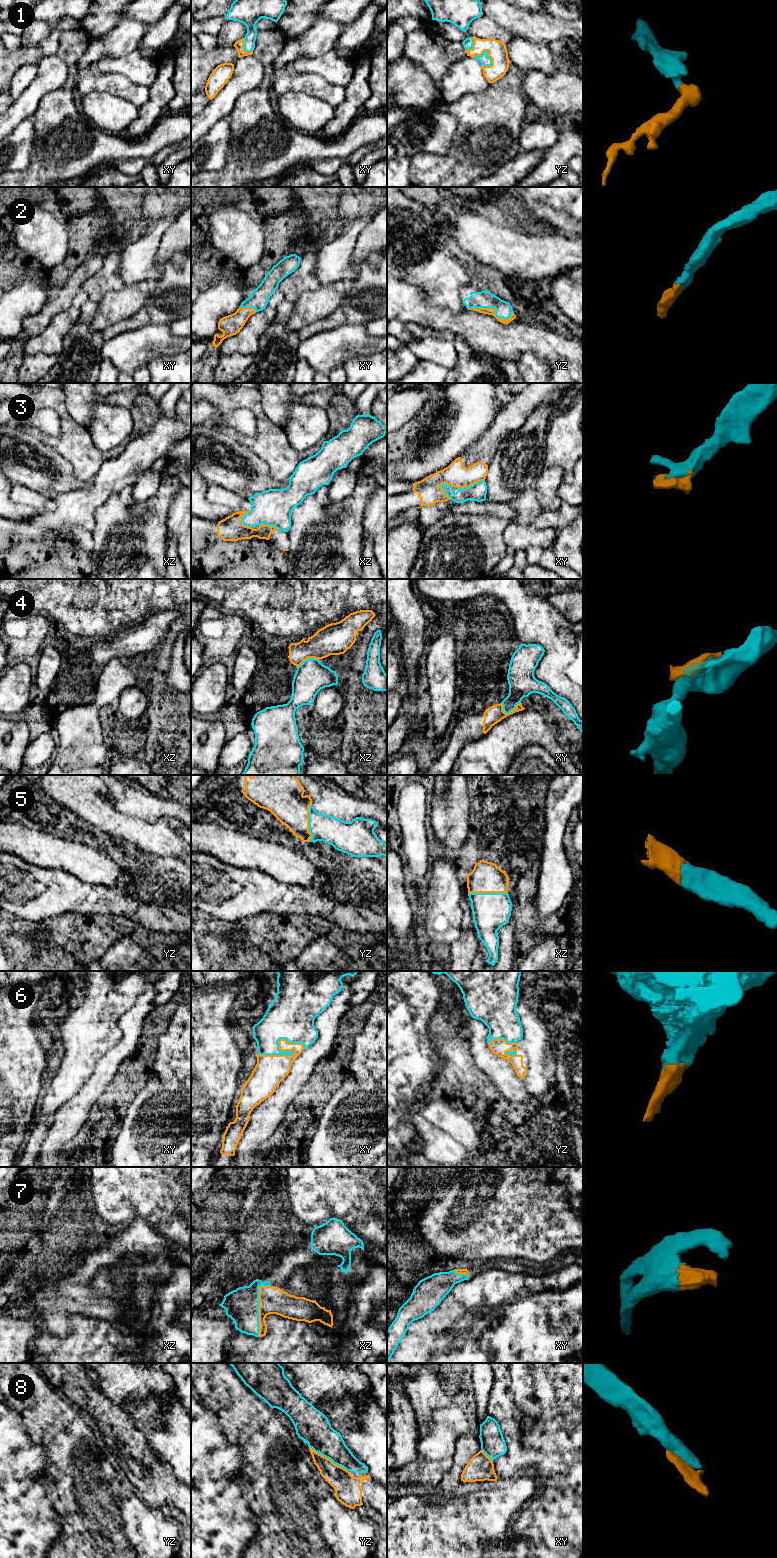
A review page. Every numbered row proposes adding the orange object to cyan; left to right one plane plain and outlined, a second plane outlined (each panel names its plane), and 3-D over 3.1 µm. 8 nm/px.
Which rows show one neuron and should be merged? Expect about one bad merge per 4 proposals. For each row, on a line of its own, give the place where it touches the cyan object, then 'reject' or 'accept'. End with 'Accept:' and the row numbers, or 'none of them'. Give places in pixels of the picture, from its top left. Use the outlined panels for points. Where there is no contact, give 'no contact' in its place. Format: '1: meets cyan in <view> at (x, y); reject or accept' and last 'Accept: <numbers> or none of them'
1: meets cyan in yz at (488, 52); accept
2: meets cyan in yz at (494, 307); accept
3: meets cyan in xy at (444, 490); accept
4: meets cyan in xy at (508, 713); reject
5: meets cyan in xz at (487, 893); accept
6: meets cyan in xy at (287, 1051); accept
7: meets cyan in xz at (258, 1306); accept
8: meets cyan in yz at (328, 1458); accept
Accept: 1, 2, 3, 5, 6, 7, 8

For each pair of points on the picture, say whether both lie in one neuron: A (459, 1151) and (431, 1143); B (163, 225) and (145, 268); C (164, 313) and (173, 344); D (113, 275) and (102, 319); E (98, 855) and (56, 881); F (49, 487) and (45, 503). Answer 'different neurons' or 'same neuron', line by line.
A: same neuron
B: same neuron
C: different neurons
D: different neurons
E: different neurons
F: different neurons

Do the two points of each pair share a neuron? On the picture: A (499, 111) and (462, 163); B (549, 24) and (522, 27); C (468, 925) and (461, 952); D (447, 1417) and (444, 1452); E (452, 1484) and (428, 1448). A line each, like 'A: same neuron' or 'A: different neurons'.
A: same neuron
B: same neuron
C: same neuron
D: same neuron
E: different neurons

